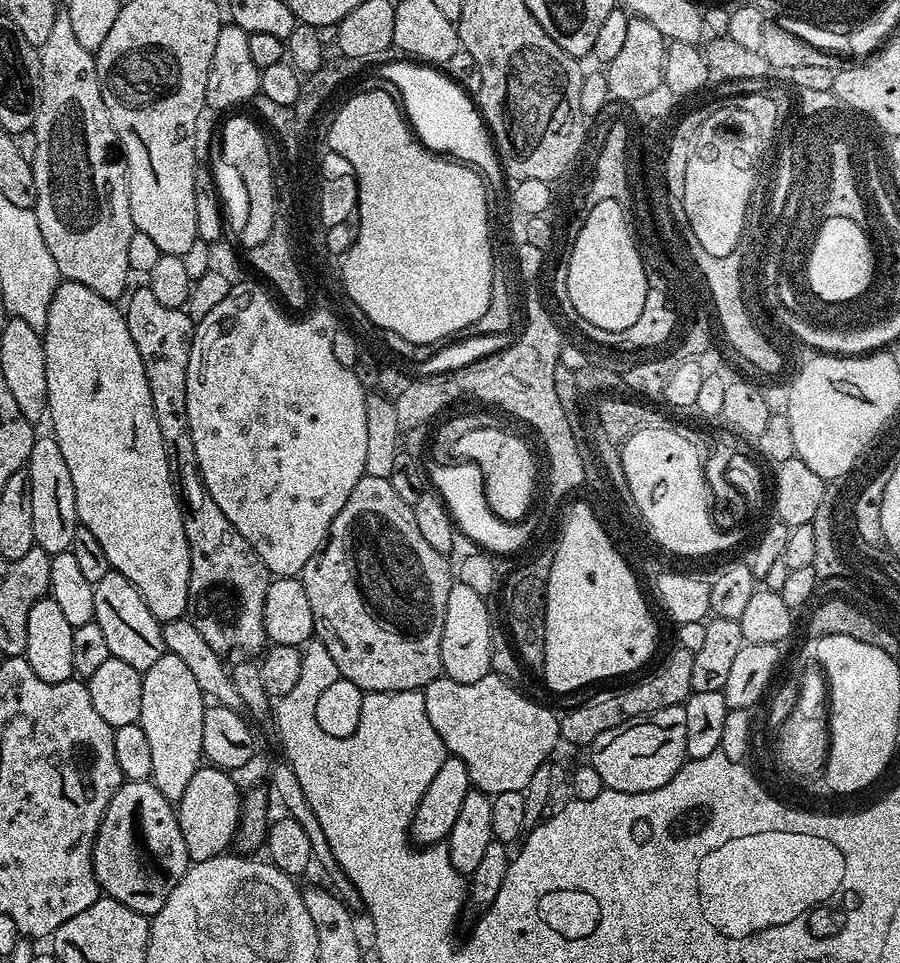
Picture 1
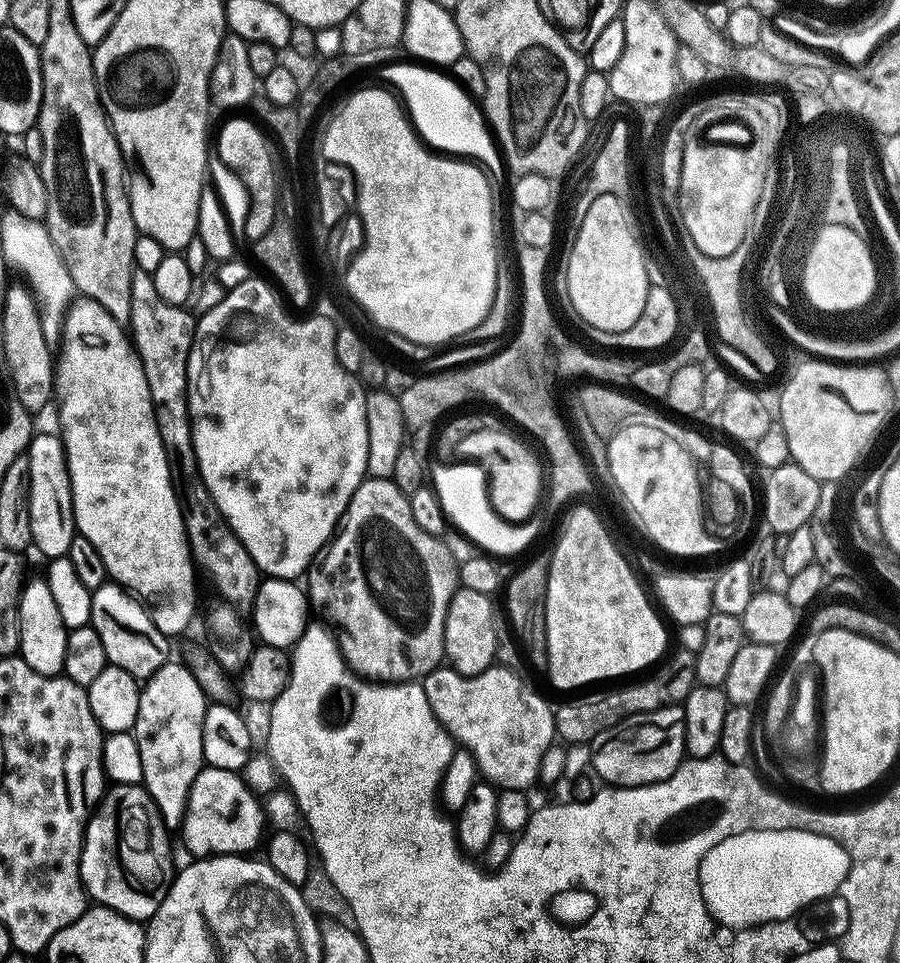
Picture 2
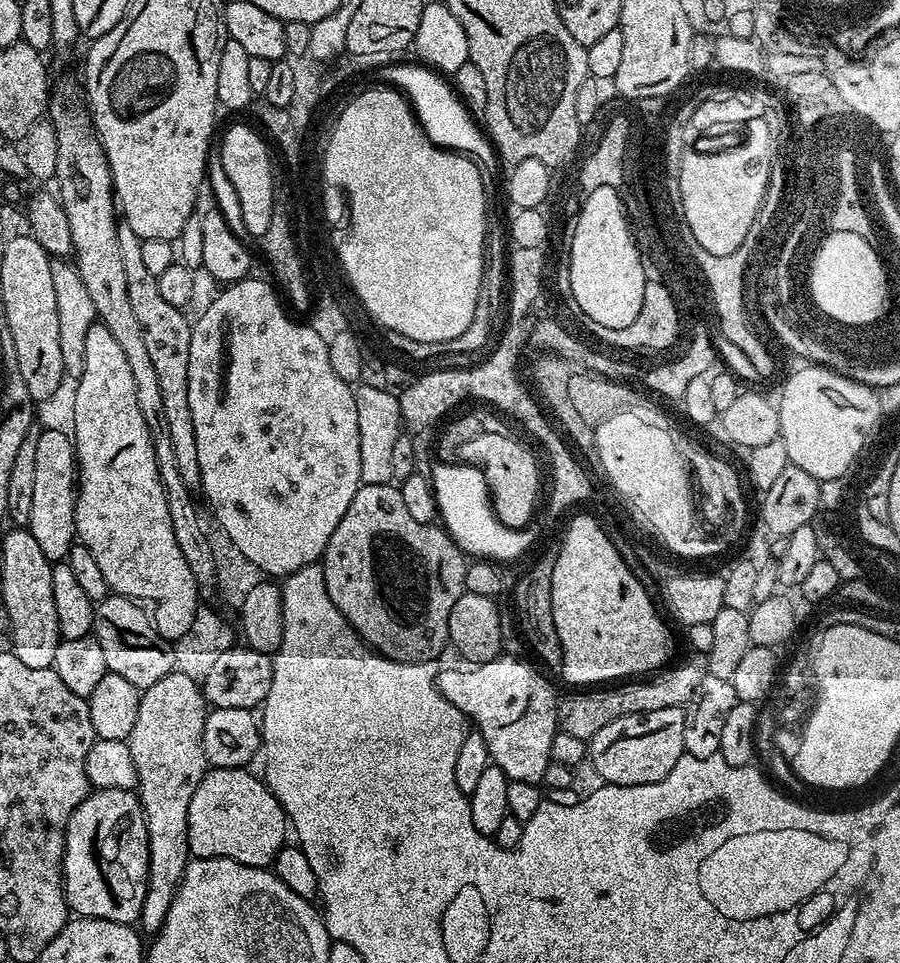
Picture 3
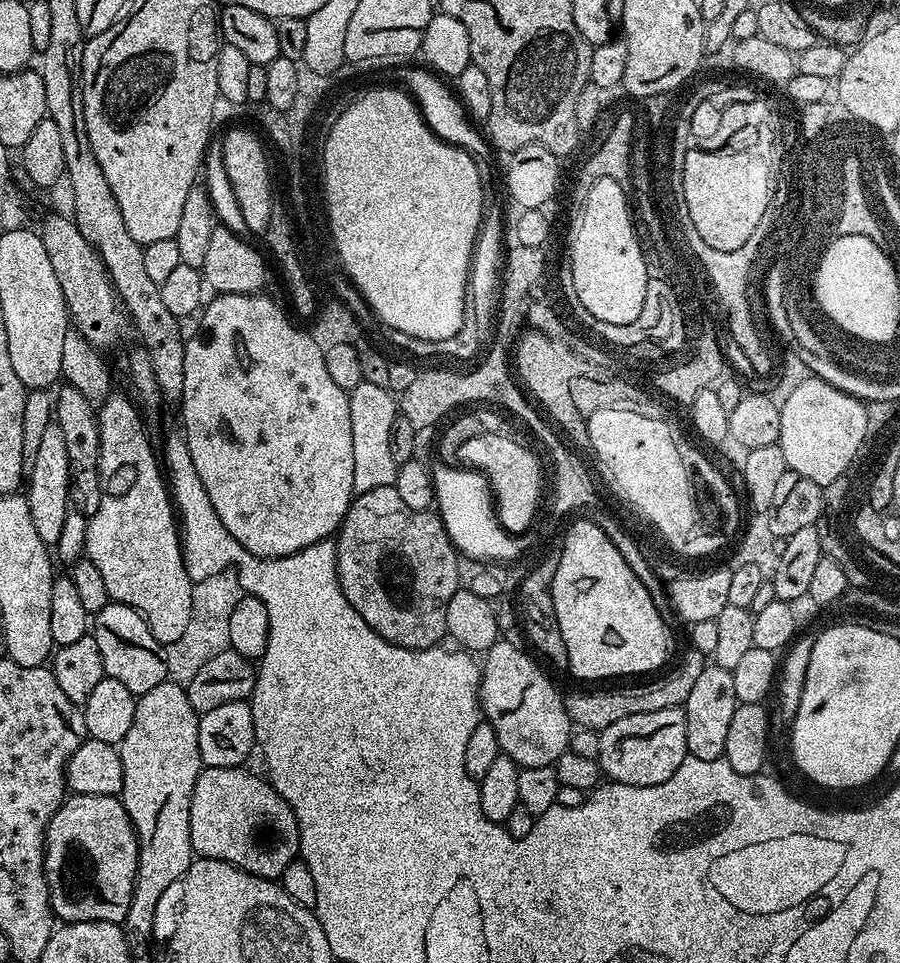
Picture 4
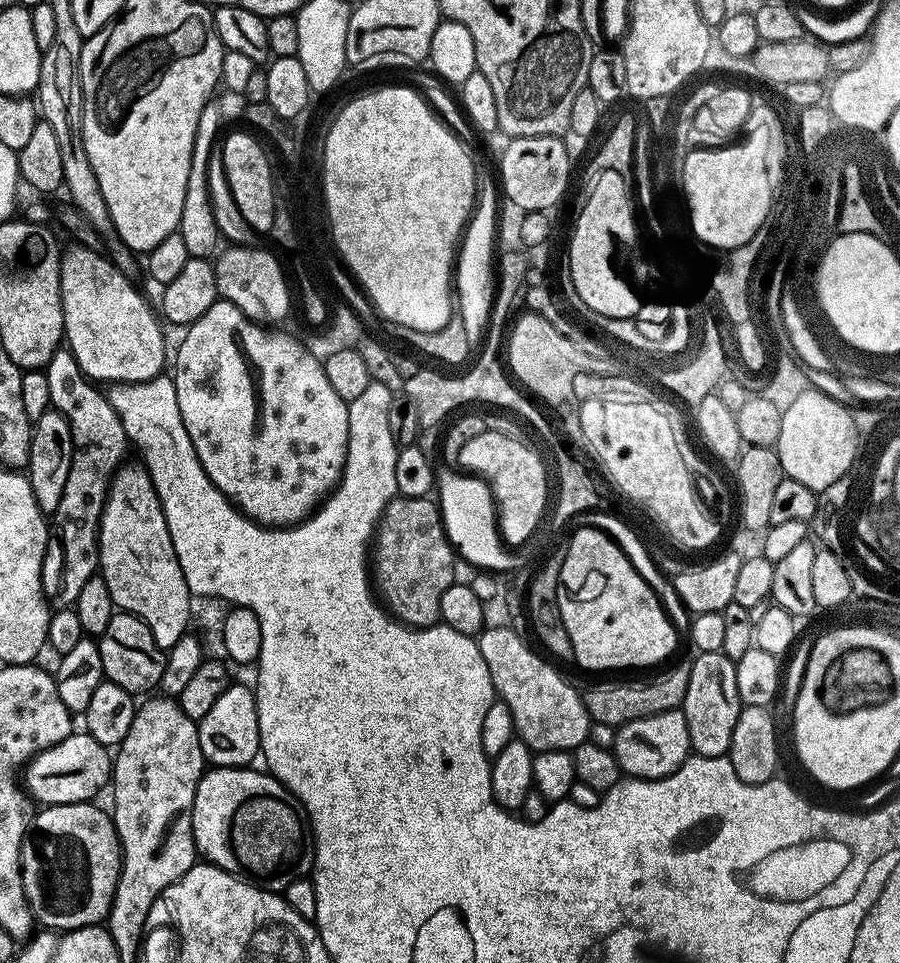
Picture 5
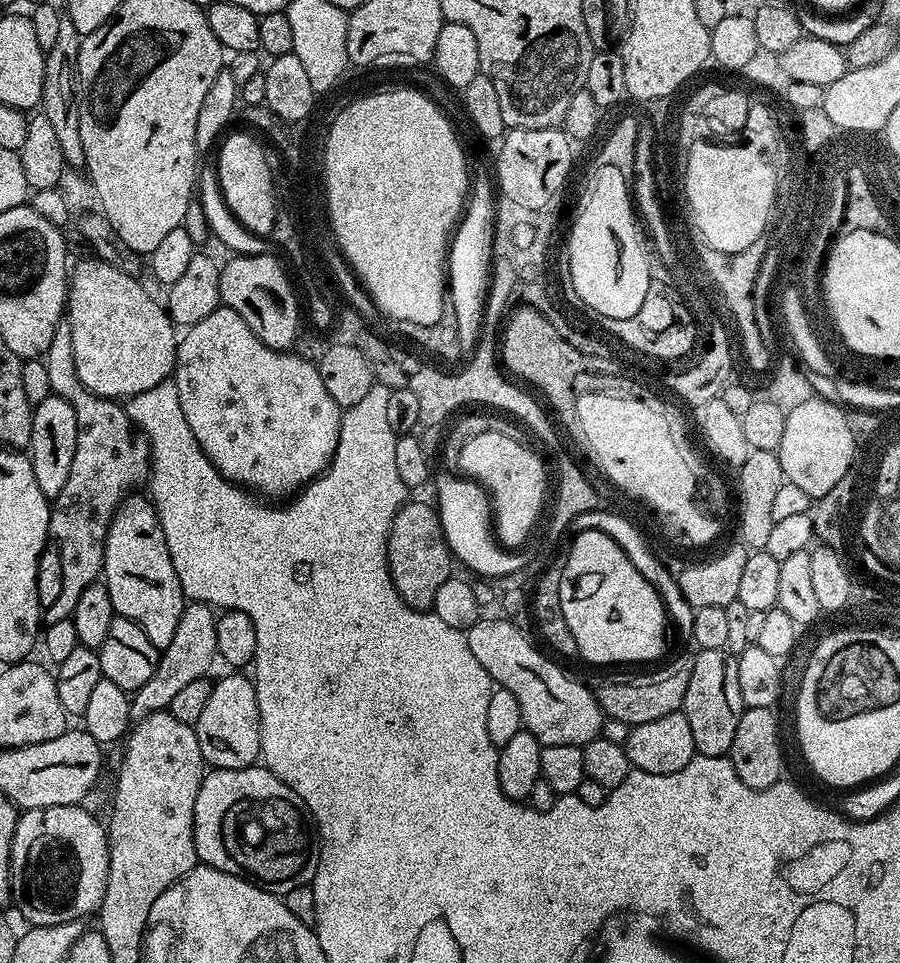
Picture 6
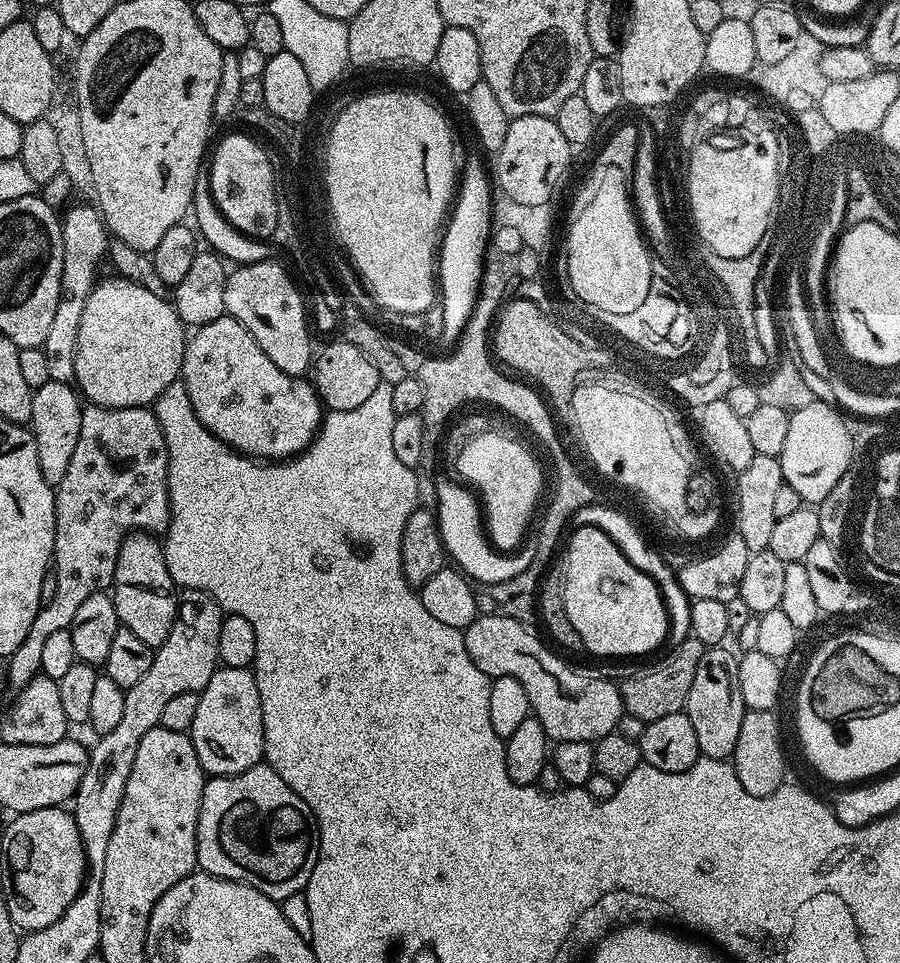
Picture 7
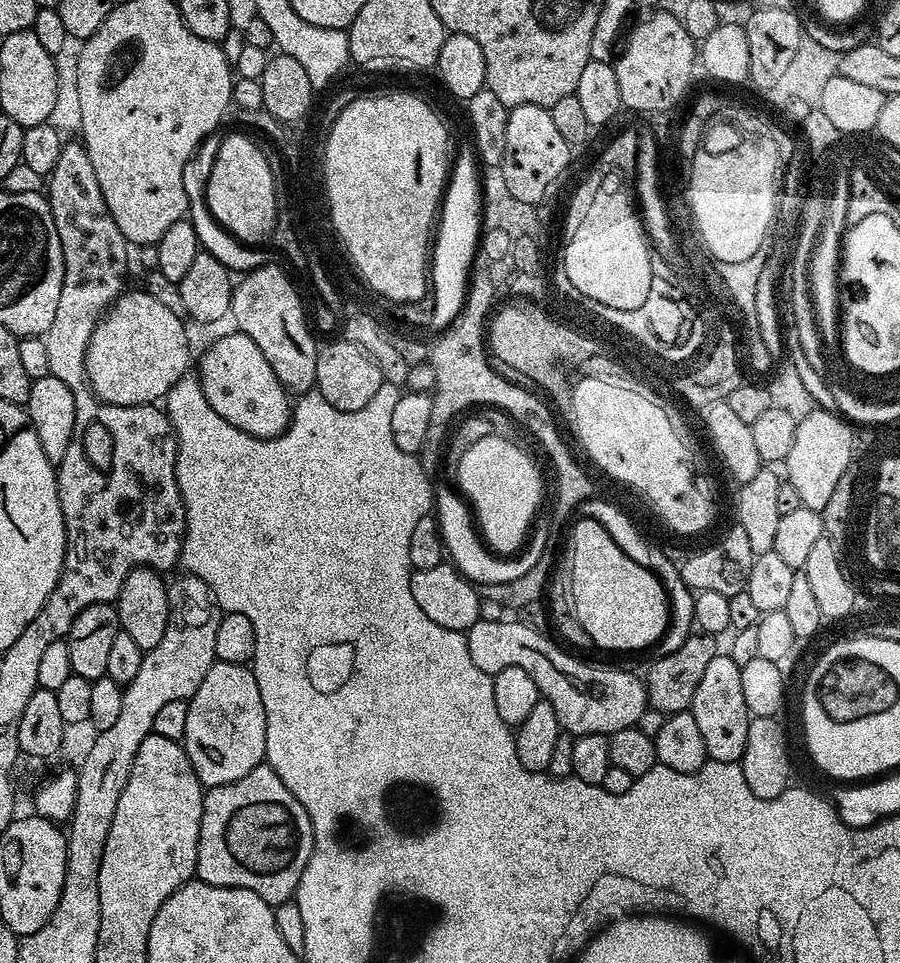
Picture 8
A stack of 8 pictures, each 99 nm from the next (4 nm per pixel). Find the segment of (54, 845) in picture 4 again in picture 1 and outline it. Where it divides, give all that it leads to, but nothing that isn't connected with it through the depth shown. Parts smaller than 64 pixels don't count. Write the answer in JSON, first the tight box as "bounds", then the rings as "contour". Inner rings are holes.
{"bounds":[92,779,182,918],"contour":[[[151,779],[125,780],[114,798],[110,798],[110,806],[106,806],[92,851],[92,865],[101,893],[149,918],[166,906],[166,898],[170,898],[170,890],[174,890],[182,872],[176,869],[180,864],[176,857],[177,841],[156,841],[150,833],[140,833],[139,812],[171,813],[173,808],[173,801],[167,800]]]}

